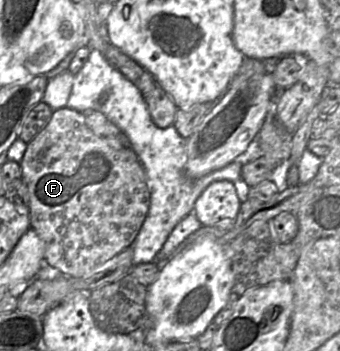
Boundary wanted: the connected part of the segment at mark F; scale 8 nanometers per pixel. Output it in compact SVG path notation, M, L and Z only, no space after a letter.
M68 107L60 108L53 111L47 125L27 144L20 166L22 181L27 185L29 191L30 206L28 213L30 228L36 231L45 244L44 259L46 264L58 269L67 277L83 277L96 272L113 257L132 246L148 214L150 190L140 159L133 148L126 142L125 138L98 136L87 126L85 113Z

